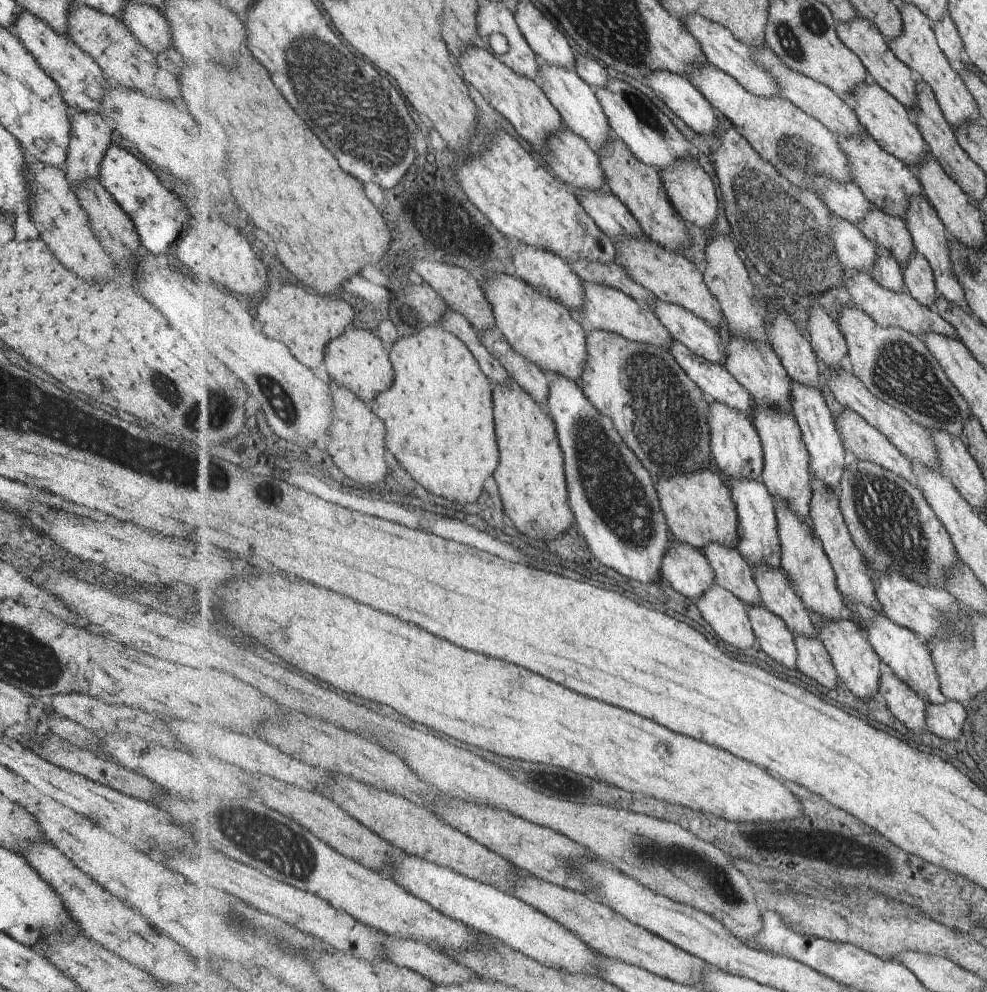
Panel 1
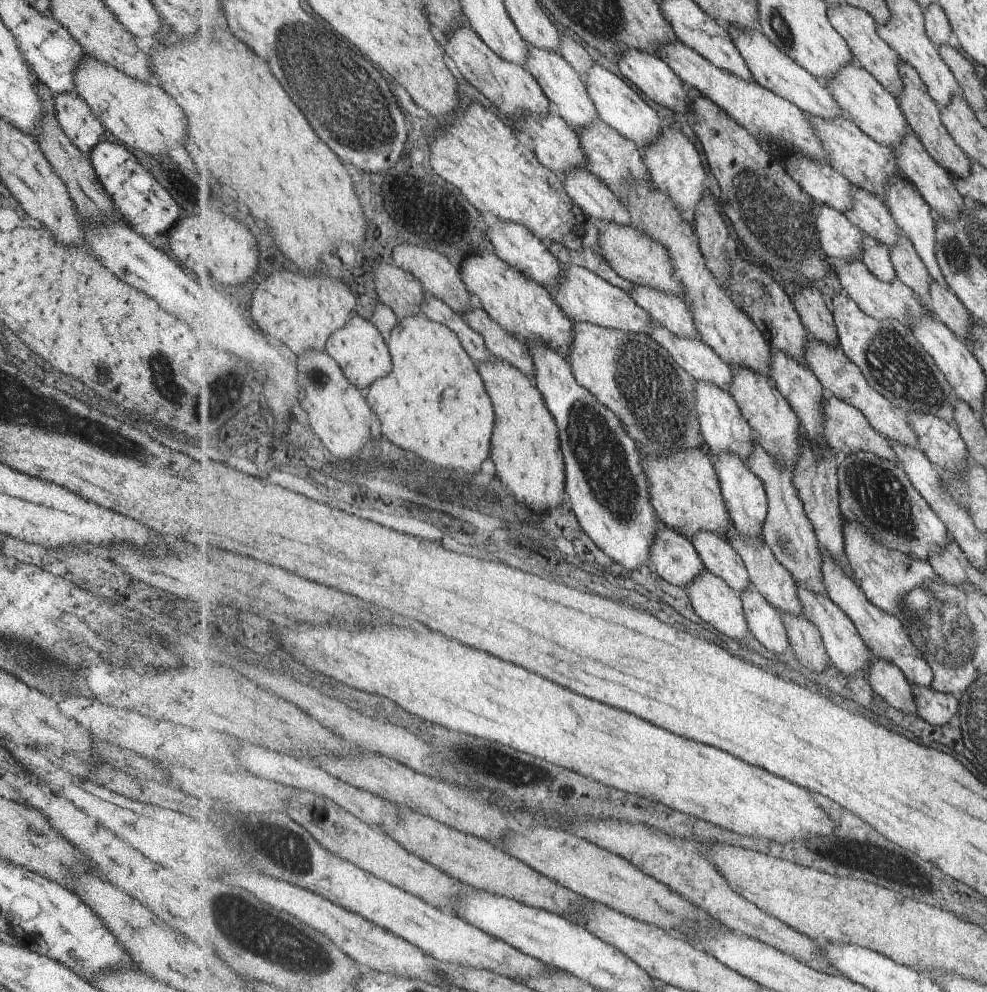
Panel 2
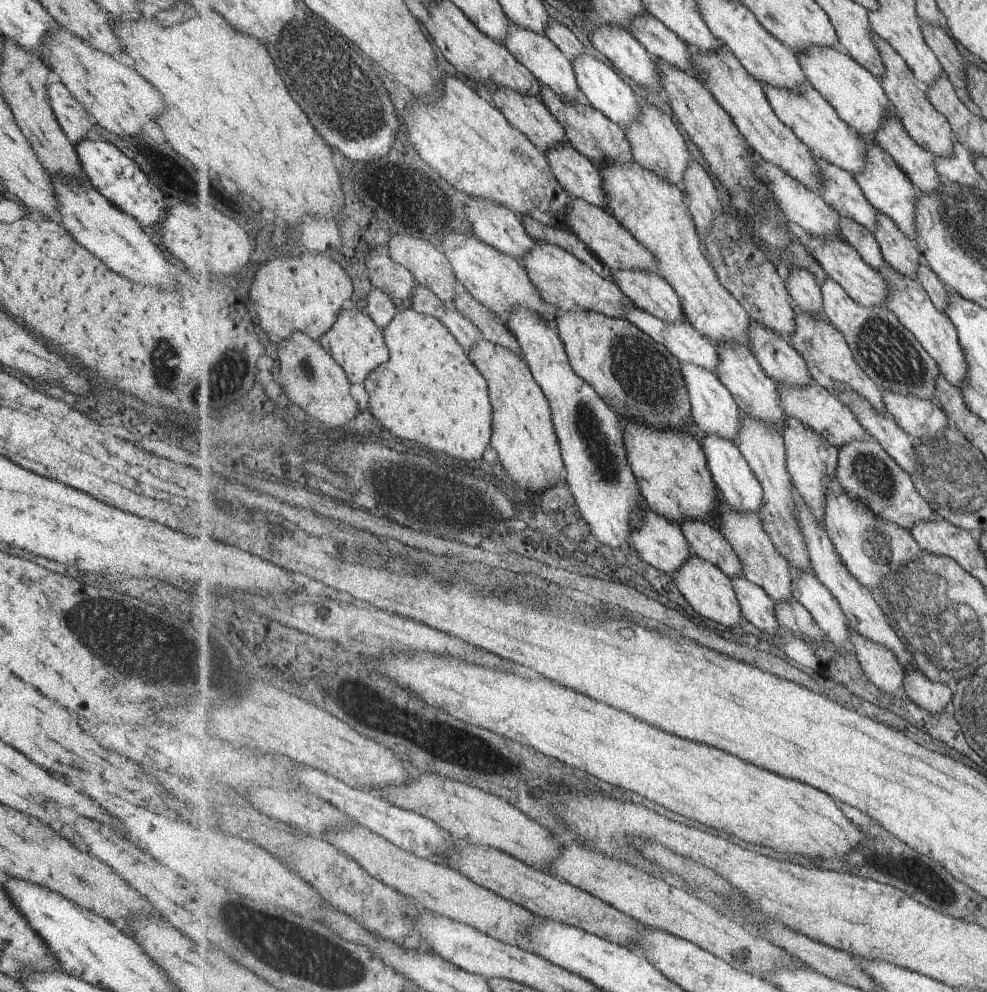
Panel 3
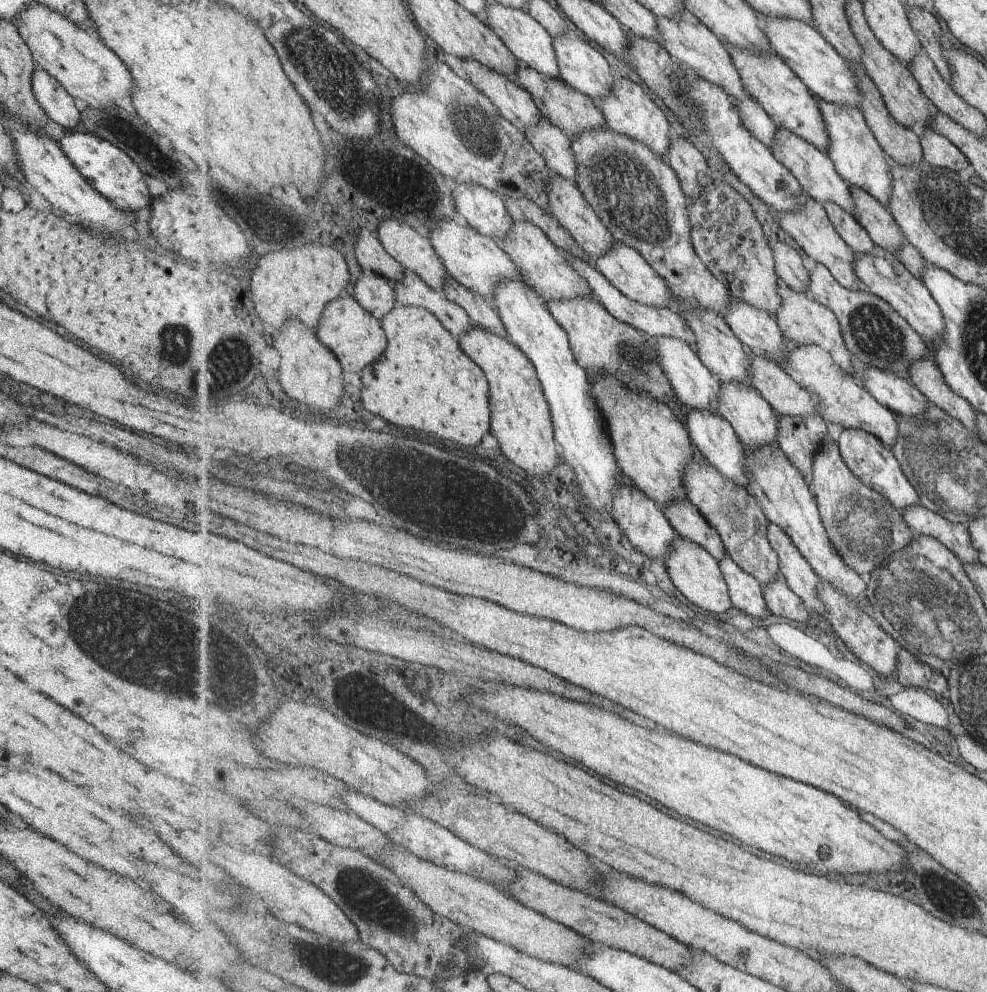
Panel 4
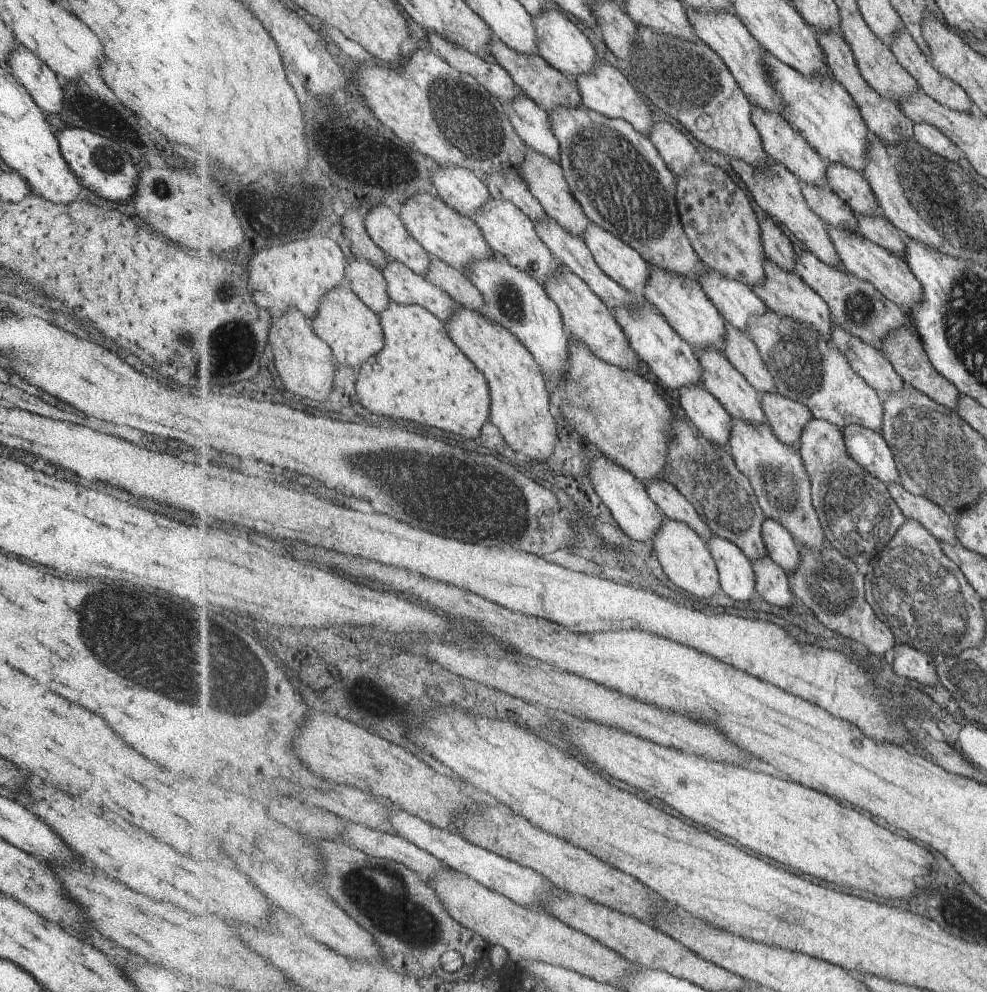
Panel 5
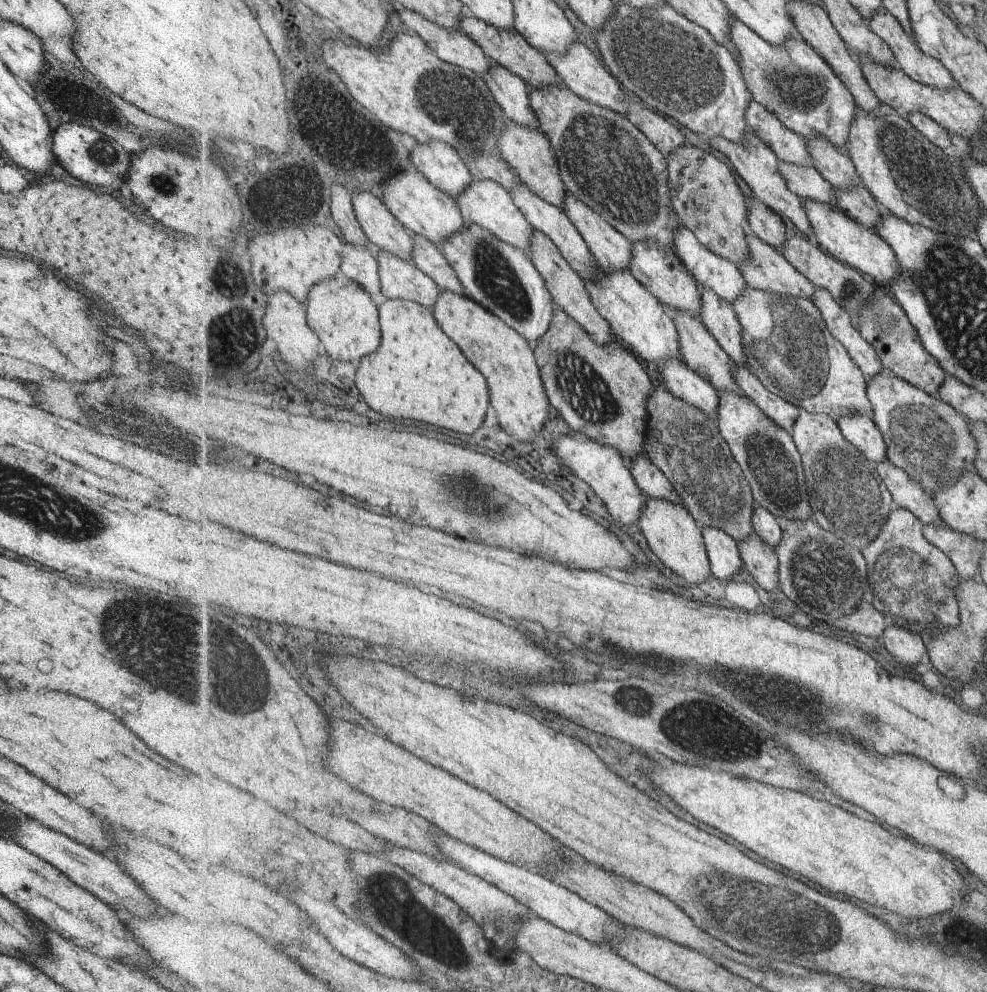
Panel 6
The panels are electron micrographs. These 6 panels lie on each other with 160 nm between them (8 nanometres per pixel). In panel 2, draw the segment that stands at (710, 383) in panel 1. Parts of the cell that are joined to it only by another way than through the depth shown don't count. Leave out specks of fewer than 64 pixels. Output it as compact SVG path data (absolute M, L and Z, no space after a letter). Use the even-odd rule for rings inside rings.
M655 320L648 326L648 334L696 380L710 382L730 392L734 382L733 367L705 341L680 337Z

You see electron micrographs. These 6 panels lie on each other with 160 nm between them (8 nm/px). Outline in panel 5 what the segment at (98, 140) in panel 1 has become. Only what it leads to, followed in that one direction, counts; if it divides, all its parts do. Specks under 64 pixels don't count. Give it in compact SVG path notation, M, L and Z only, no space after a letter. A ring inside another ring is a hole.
M15 45L6 56L6 64L13 78L27 90L33 102L53 118L61 110L62 82L56 74L28 48Z

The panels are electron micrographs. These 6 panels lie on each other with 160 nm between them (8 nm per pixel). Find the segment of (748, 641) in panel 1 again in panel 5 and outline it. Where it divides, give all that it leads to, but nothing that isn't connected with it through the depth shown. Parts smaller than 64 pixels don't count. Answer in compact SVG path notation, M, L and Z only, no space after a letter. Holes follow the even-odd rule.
M665 517L662 527L654 538L656 553L666 568L667 576L691 594L709 598L721 590L718 563L704 538L686 522Z

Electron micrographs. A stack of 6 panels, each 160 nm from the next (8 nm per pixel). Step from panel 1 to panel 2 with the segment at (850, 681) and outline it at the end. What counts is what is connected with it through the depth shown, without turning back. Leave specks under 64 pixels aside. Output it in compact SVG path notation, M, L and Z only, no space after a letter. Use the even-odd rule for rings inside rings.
M804 586L798 587L798 593L804 606L804 614L821 631L831 662L835 663L839 670L847 672L847 674L857 674L859 670L865 670L867 666L870 666L874 658L873 652L867 646L855 623L847 616L847 613L843 612L841 607L837 606L827 594L820 595Z

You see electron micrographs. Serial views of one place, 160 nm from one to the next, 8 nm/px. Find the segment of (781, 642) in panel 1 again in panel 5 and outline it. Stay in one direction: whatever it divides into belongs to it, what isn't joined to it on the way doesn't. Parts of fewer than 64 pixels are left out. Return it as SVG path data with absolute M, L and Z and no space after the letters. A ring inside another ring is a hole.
M713 534L708 542L718 563L721 589L732 599L750 602L757 596L752 560L734 543Z

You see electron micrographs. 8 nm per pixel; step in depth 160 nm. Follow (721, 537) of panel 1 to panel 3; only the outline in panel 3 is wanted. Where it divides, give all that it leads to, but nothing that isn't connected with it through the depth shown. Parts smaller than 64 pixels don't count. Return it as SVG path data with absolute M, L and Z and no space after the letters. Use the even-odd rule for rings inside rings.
M639 422L626 423L625 435L630 465L638 478L645 507L679 524L704 518L710 509L713 510L713 498L718 488L702 446L687 428L652 428Z

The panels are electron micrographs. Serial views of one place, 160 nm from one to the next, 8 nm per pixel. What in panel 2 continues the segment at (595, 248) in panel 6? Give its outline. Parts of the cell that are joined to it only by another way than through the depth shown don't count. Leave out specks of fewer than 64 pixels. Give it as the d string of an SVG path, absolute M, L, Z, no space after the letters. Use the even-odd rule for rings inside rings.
M633 282L629 294L657 323L666 326L680 337L702 340L696 327L694 311L681 296L651 285Z

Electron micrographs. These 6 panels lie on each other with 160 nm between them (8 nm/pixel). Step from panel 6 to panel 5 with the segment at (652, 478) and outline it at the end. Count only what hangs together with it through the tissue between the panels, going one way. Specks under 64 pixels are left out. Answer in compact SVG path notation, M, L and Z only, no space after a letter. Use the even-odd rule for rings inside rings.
M667 477L661 479L655 479L654 481L645 482L646 488L653 502L661 509L665 517L670 519L675 519L681 522L686 522L696 530L705 540L705 542L710 541L713 536L712 530L709 525L699 516L697 509L689 502L689 499L676 487Z

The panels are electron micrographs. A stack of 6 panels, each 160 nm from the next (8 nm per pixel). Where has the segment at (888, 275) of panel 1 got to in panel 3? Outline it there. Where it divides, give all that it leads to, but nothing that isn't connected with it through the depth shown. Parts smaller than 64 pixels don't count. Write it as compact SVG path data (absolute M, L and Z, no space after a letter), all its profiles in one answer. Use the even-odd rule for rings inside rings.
M849 217L840 218L842 237L849 241L862 255L863 260L877 270L882 270L886 260L876 236L866 226Z

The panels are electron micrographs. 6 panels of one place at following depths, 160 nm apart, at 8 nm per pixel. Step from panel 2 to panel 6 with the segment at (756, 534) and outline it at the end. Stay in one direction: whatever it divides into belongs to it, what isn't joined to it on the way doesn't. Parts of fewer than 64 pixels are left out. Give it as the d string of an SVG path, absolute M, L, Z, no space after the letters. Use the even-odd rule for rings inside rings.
M669 359L658 368L672 393L705 411L711 419L717 420L721 397L711 381L695 372L681 359Z

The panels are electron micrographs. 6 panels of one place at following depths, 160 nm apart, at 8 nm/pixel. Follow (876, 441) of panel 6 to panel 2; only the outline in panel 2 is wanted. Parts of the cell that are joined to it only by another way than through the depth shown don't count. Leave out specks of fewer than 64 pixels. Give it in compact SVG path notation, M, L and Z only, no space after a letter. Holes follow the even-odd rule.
M871 451L849 454L839 466L840 507L846 520L859 521L885 546L923 560L937 545L948 547L951 536L943 519L913 486L906 470L895 460Z

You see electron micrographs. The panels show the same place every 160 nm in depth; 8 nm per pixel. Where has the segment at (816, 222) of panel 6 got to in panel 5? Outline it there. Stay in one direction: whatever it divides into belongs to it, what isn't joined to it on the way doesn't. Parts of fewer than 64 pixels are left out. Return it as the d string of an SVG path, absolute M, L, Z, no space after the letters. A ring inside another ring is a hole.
M827 224L827 228L845 270L874 284L889 300L897 303L907 314L914 309L915 305L918 305L919 301L922 301L924 295L922 282L915 276L910 264L903 256L883 248L860 232L846 232L844 228L829 226L829 224Z

